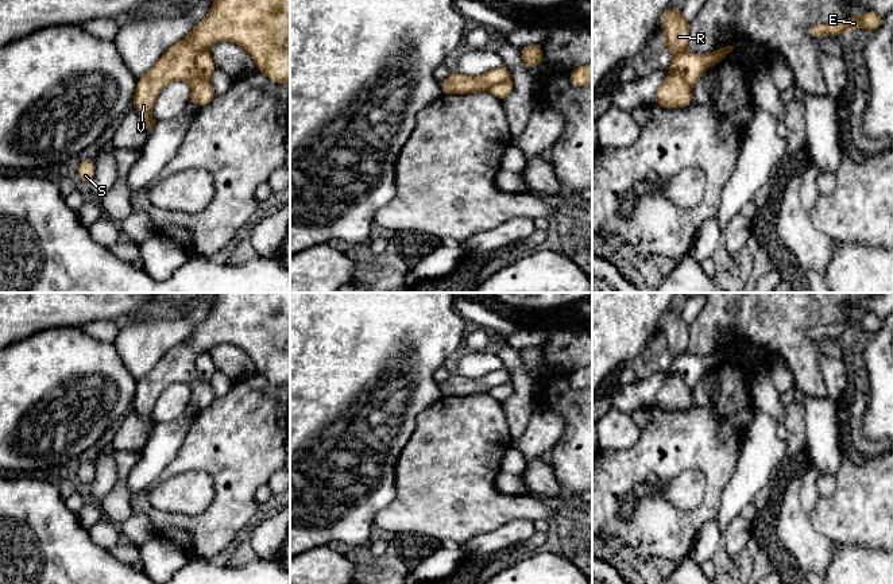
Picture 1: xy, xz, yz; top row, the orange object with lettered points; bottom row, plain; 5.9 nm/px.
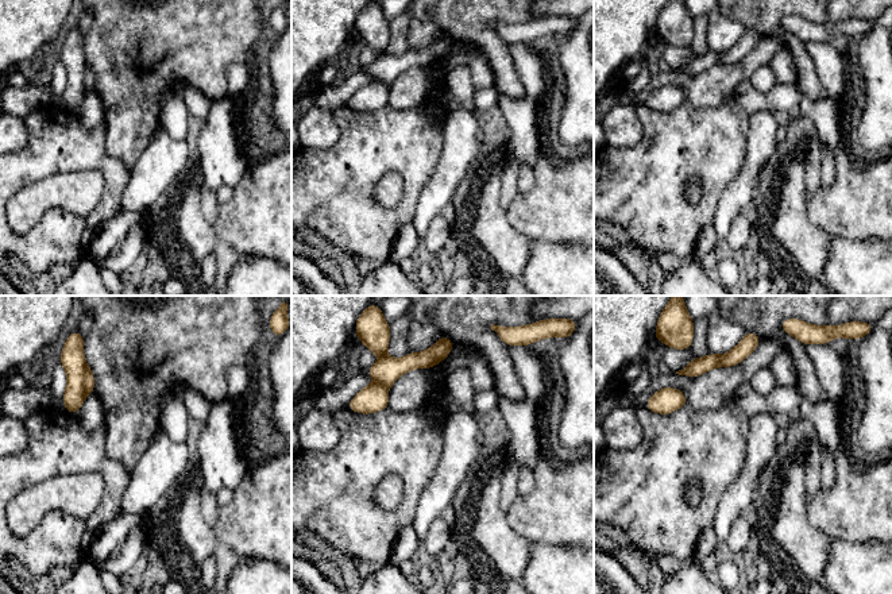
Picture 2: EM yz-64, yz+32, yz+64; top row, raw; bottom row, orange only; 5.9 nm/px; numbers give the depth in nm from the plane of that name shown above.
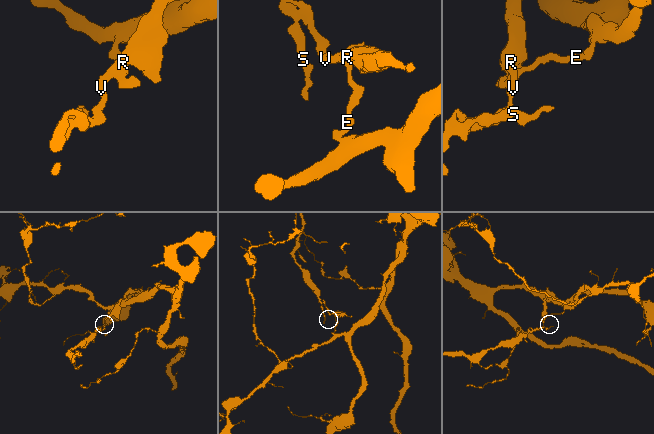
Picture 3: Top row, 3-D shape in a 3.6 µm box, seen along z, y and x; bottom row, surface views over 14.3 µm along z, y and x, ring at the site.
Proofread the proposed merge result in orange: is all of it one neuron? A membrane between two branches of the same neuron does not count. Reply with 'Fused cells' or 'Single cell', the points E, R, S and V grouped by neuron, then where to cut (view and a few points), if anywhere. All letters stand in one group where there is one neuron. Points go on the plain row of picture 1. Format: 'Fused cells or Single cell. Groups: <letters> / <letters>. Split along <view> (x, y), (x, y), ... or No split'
Fused cells. Groups: E / R S V. Split along xy (205, 351), (196, 360), (196, 374), (208, 383)

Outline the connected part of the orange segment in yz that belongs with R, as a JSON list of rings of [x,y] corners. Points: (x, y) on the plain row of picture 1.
[[[668,309],[660,318],[660,329],[664,330],[664,347],[672,353],[673,360],[688,349],[689,325],[684,321],[681,310]]]

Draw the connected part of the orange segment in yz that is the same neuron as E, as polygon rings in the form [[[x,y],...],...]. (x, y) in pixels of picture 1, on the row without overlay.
[[[866,313],[861,320],[846,320],[843,322],[836,322],[827,326],[815,326],[811,328],[807,334],[812,340],[822,340],[827,337],[842,337],[847,333],[855,332],[857,329],[861,329],[866,333],[875,333],[881,329],[884,324],[884,318],[877,316],[875,313]]]

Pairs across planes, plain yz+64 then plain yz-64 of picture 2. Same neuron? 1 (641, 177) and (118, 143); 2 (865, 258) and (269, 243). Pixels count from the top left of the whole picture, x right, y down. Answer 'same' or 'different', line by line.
1: different
2: different

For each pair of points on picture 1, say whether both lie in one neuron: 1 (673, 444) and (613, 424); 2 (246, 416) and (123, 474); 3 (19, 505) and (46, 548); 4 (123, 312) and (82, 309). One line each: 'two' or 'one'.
1: two
2: two
3: one
4: one

